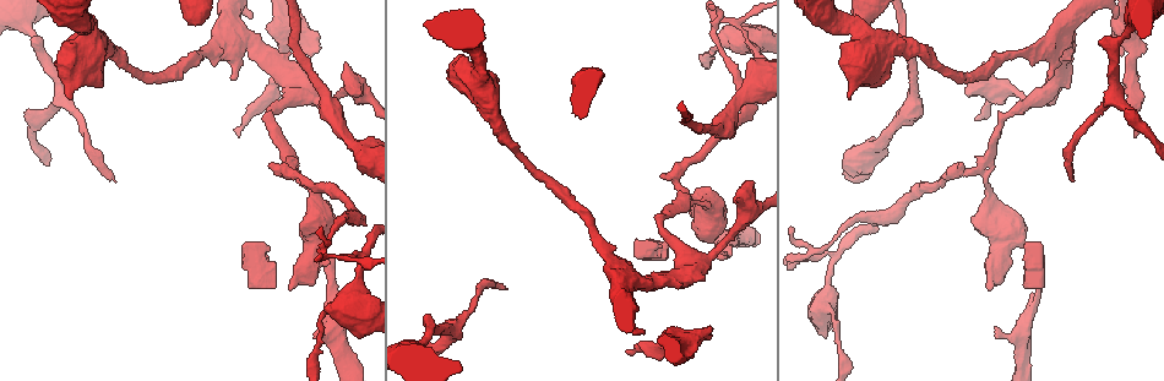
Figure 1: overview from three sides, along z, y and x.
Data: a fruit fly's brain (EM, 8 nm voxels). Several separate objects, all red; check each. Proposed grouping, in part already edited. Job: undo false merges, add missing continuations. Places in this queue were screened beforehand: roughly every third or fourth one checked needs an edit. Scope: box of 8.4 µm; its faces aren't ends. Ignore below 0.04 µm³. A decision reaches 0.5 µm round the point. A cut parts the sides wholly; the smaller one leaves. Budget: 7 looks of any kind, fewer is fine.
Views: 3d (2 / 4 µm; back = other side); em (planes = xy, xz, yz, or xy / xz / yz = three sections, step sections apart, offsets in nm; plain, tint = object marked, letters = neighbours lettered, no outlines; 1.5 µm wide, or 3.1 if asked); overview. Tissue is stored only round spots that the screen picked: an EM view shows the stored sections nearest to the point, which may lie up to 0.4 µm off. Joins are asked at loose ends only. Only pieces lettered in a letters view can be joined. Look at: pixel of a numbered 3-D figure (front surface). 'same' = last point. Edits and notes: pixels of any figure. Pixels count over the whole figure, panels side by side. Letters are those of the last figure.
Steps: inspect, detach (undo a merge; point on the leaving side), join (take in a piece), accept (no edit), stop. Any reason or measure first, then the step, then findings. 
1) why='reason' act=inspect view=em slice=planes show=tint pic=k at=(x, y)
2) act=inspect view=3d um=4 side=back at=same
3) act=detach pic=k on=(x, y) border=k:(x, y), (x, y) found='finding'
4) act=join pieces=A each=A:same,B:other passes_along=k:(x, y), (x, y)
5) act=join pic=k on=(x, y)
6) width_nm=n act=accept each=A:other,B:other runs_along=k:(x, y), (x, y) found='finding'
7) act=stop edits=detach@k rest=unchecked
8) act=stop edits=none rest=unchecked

why='an open end' act=inspect view=3d um=2 side=back pic=1 at=(848, 97)

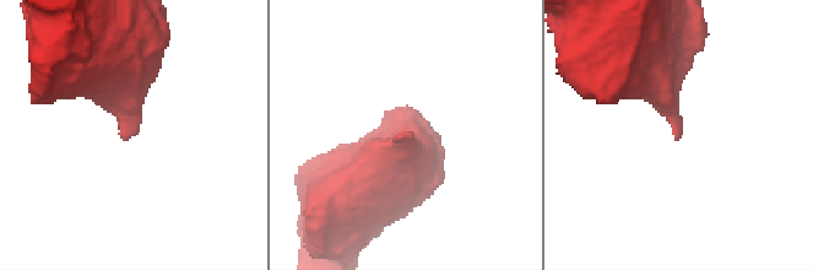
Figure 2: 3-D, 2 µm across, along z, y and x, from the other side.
act=inspect view=em slice=planes show=letters pic=2 at=(398, 136)

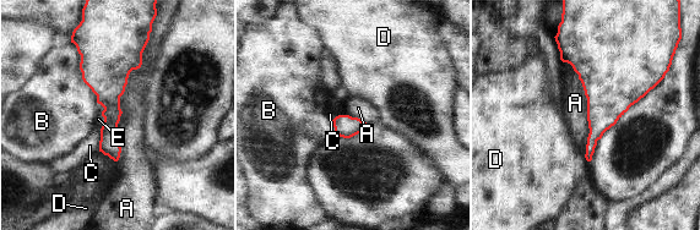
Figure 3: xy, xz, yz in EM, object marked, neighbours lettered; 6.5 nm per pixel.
act=accept each=A:other,B:other,C:other,D:other,E:other border=3:(150, 38), (120, 97), (117, 160) found='no lettered piece goes on from it'

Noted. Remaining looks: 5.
why='arms part here' act=inspect view=em slice=planes show=letters pic=1 at=(338, 258)

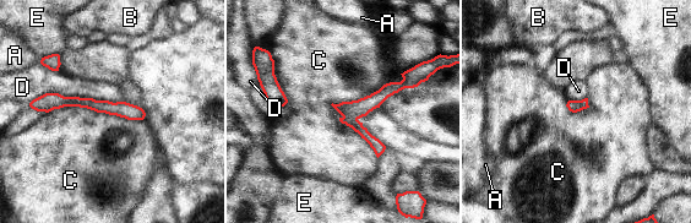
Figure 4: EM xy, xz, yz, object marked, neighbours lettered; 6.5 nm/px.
width_nm=80 act=detach pic=4 on=(375, 143) each=A:other,B:other,C:other,D:other,E:other part_leaving=4:(344, 120), (357, 125), (381, 148) found='two neurons meet here'

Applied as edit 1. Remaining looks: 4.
act=stop edits=detach@4 rest=unchecked

